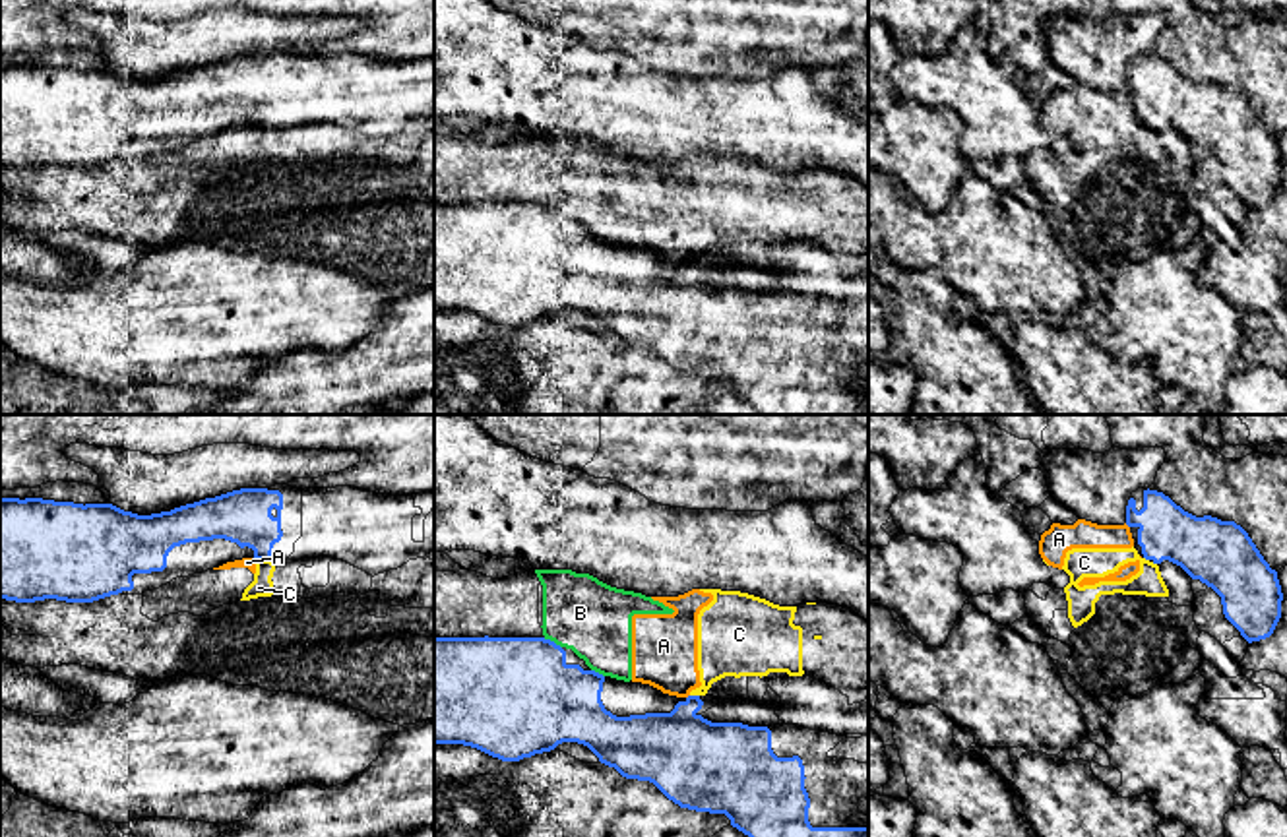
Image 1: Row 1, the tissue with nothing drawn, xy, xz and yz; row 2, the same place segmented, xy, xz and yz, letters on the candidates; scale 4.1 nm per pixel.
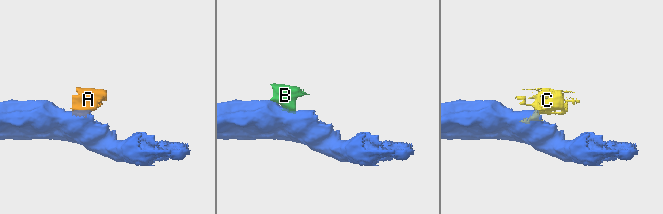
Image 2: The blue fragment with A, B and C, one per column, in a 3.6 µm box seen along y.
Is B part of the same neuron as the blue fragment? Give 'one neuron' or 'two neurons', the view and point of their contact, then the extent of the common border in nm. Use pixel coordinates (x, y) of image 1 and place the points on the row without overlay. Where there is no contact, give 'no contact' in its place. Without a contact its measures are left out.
two neurons | xz (553, 208) | 90 nm

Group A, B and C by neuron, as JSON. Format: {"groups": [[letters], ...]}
{"groups": [["A", "B", "C"]]}

